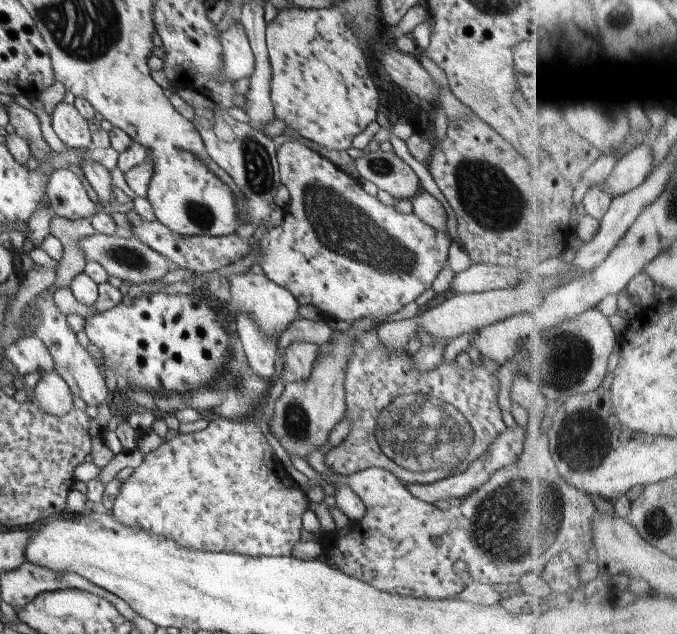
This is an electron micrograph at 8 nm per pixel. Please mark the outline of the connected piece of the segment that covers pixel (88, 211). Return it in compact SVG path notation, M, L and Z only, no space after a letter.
M68 168L50 174L47 195L52 213L71 221L90 219L100 209L91 192L84 189L81 177Z

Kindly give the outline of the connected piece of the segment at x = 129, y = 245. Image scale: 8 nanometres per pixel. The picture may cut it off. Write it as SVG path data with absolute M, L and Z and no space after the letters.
M130 231L127 234L115 233L112 235L94 232L92 236L82 238L78 246L84 252L86 262L97 262L104 267L108 276L116 276L116 278L123 281L128 280L132 284L160 280L172 269L169 260L164 255L152 250Z

